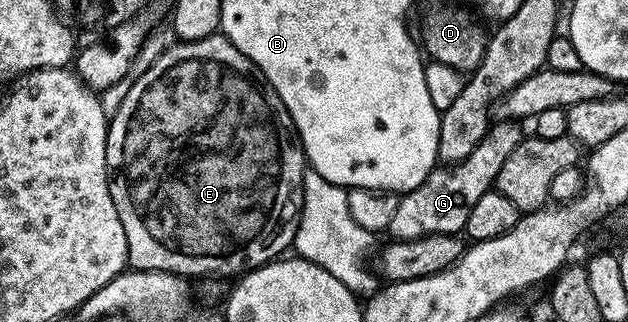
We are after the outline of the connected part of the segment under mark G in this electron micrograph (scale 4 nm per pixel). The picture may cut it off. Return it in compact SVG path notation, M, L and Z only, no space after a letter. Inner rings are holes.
M516 121L512 122L493 122L488 132L479 140L477 147L462 162L442 165L440 168L432 170L415 189L400 195L401 203L399 208L395 208L395 216L391 220L387 231L390 239L399 242L410 242L416 238L425 238L428 234L455 234L460 235L467 224L467 216L471 216L471 208L475 208L479 196L494 189L499 168L515 152L515 148L523 141L523 133Z

